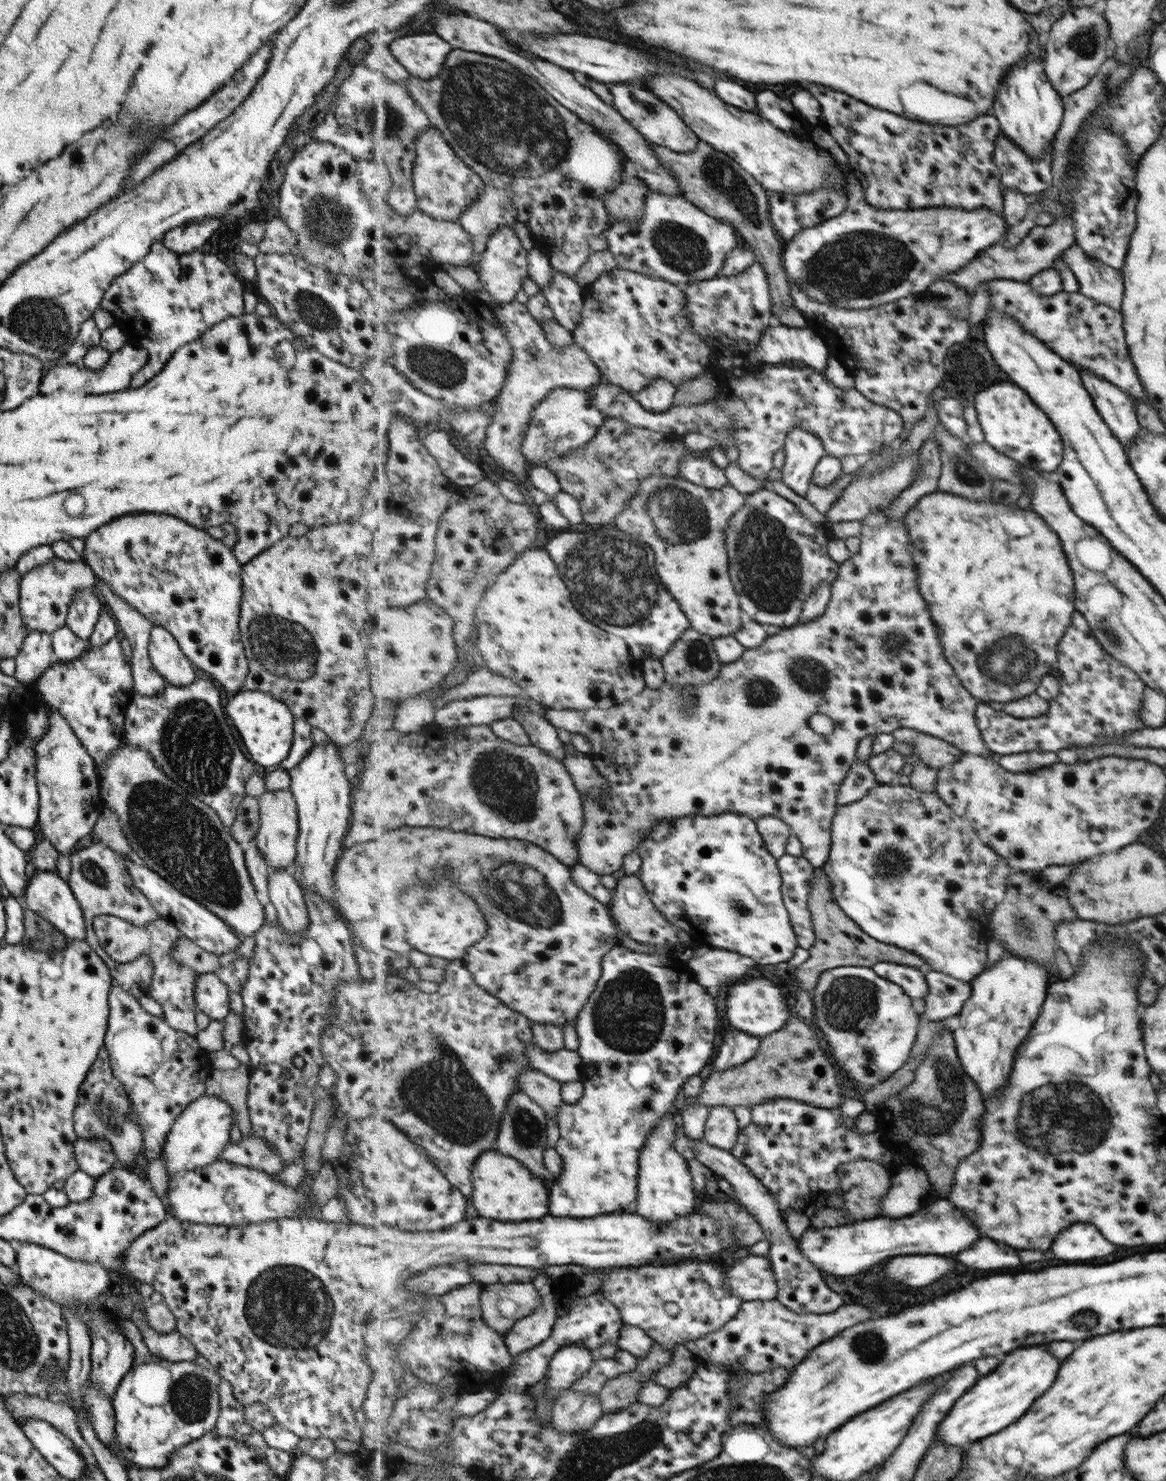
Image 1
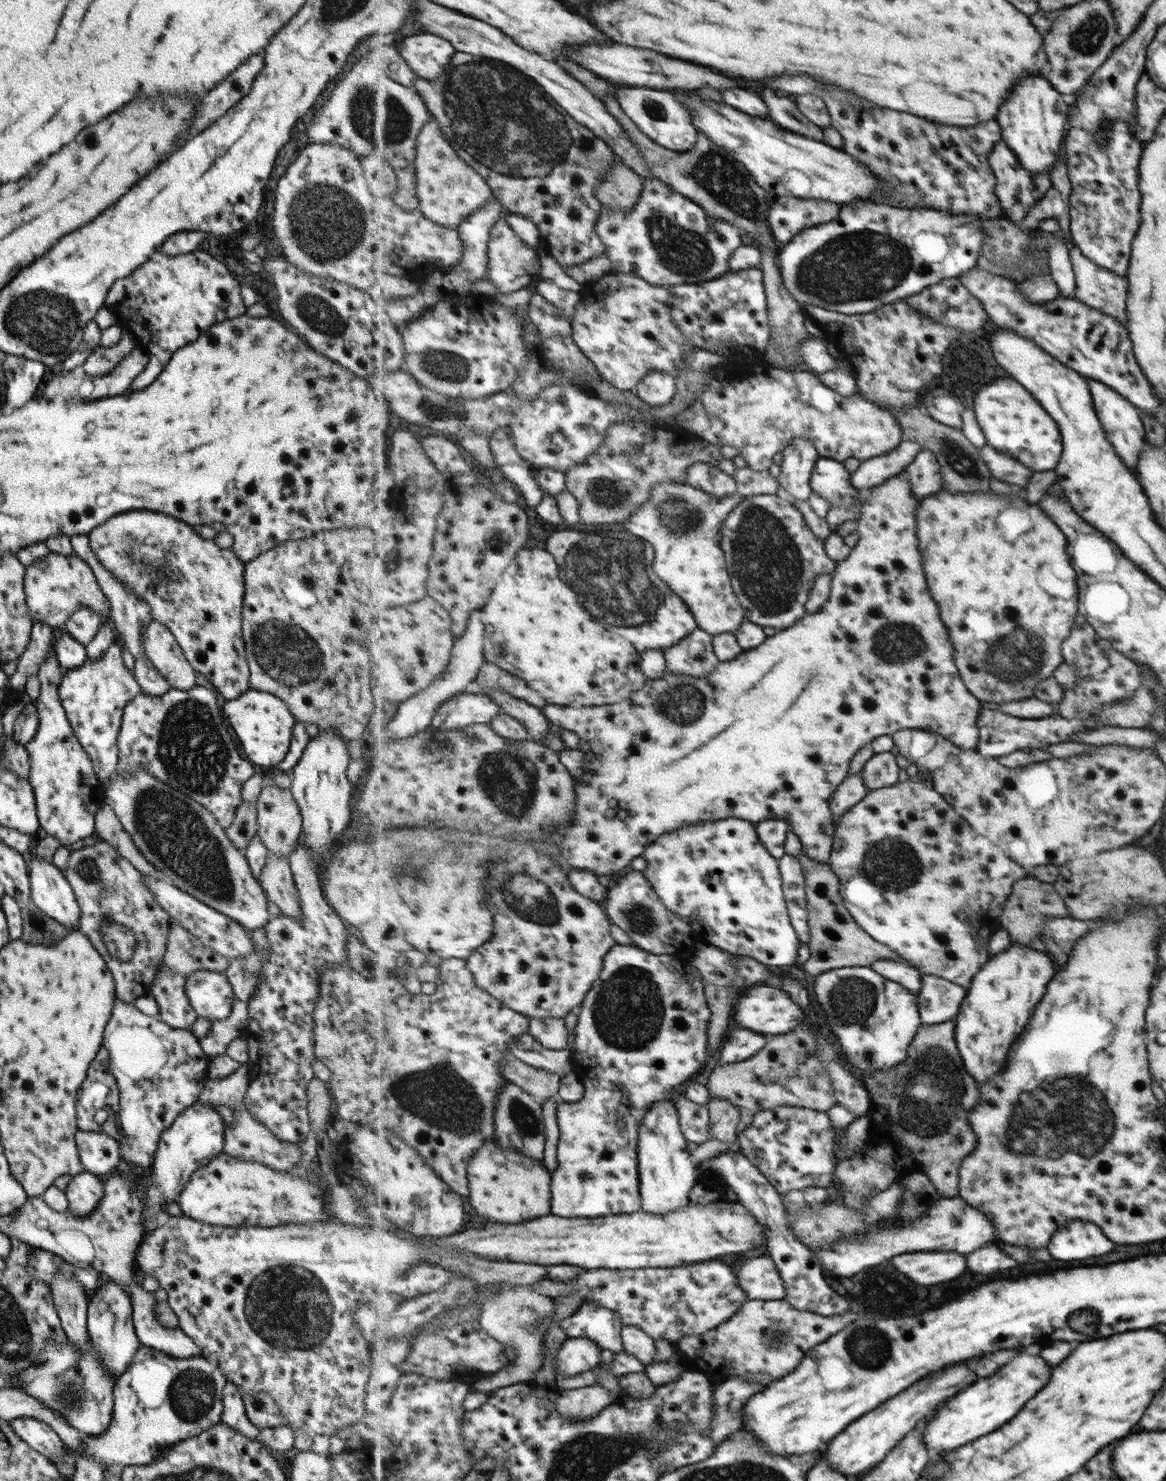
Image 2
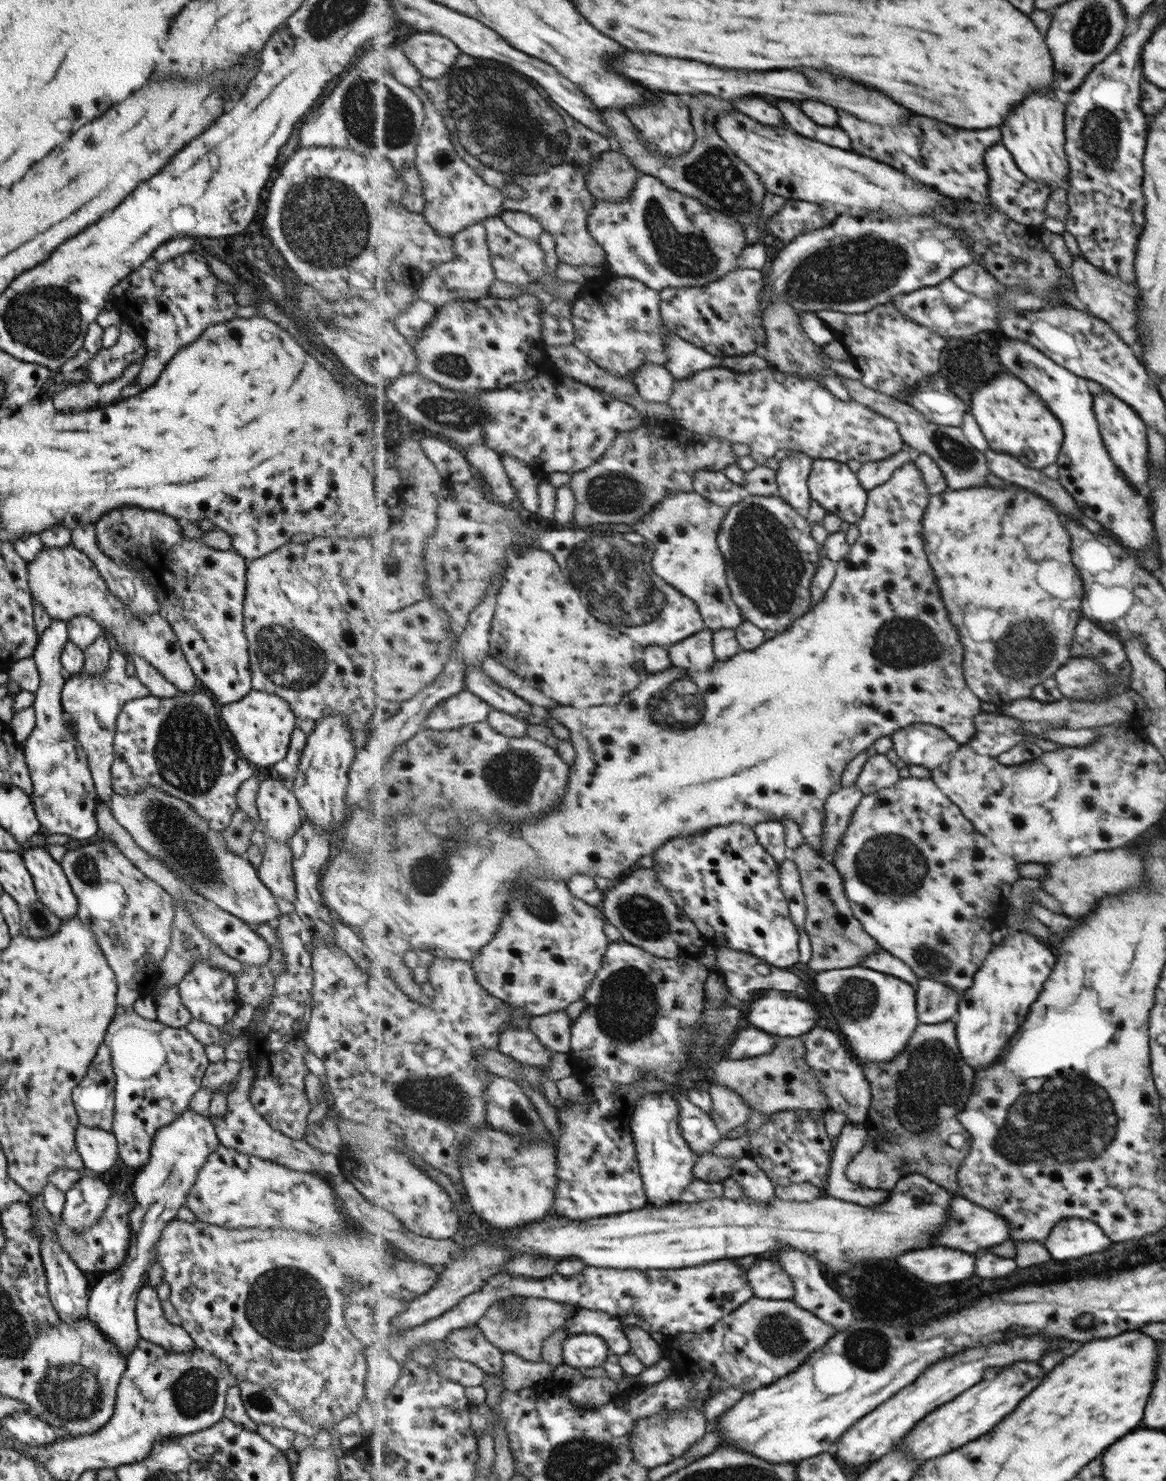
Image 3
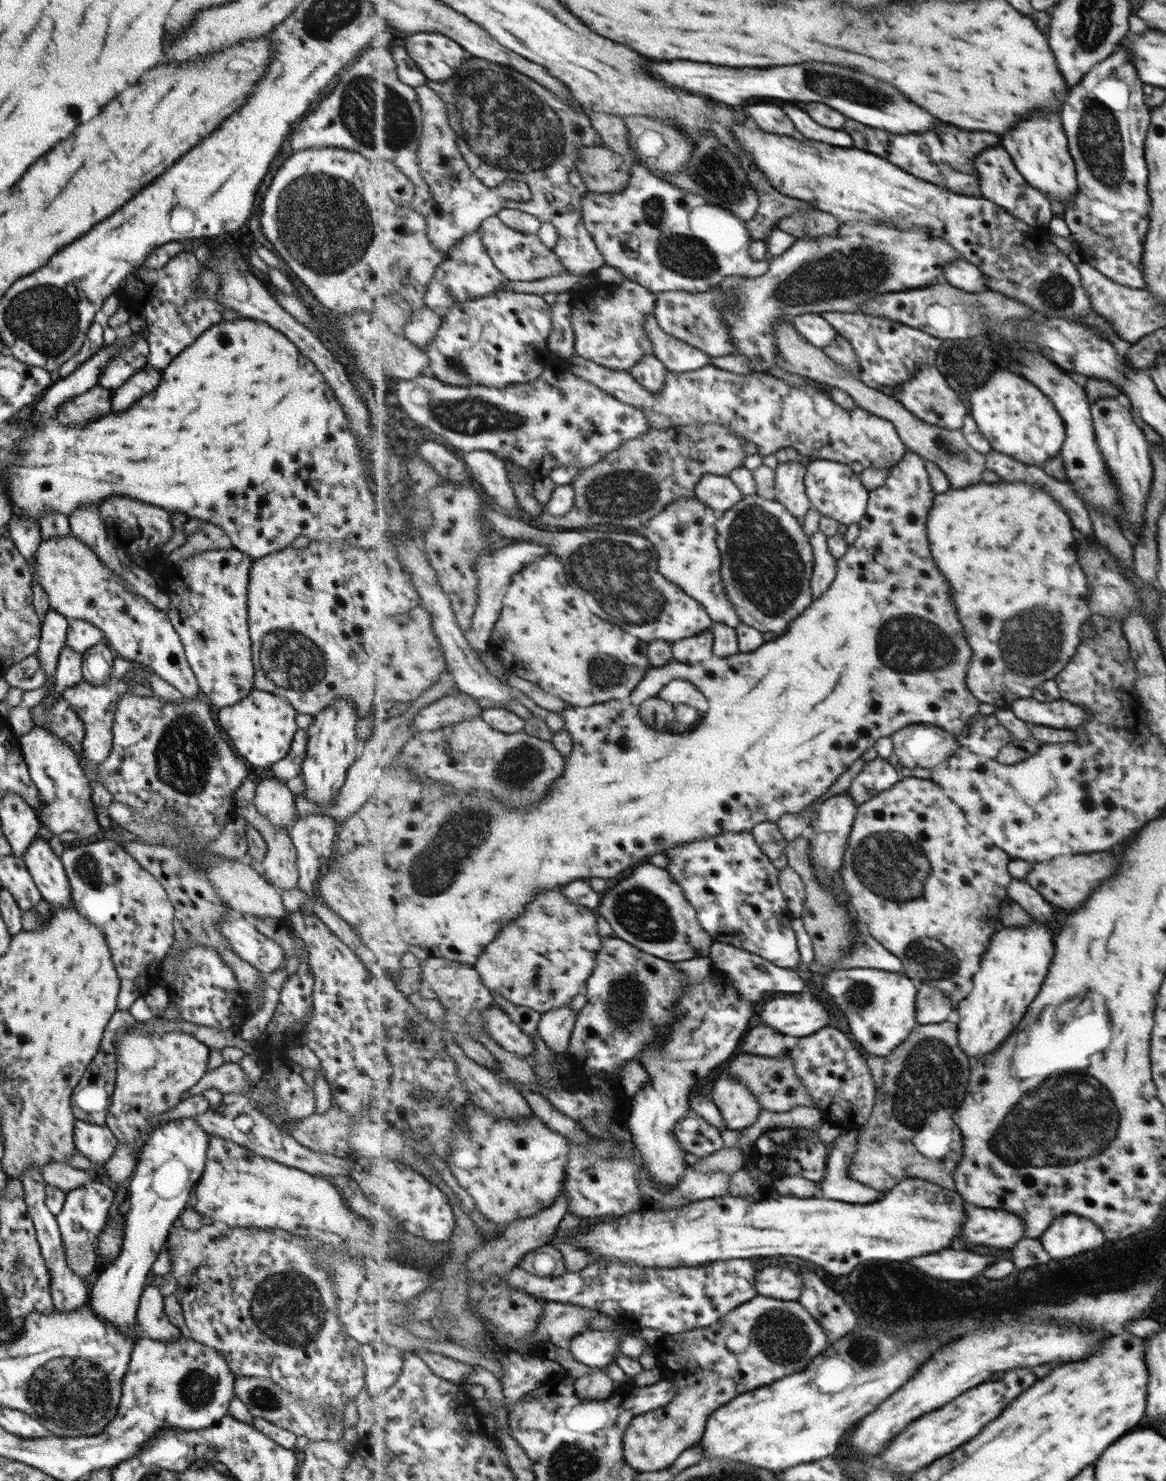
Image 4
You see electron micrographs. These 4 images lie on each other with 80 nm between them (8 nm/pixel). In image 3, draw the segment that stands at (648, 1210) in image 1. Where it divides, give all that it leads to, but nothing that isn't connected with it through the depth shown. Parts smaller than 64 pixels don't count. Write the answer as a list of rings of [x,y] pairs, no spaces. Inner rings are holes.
[[[671,1091],[645,1093],[637,1102],[637,1109],[634,1110],[633,1122],[630,1126],[634,1134],[649,1206],[662,1207],[681,1202],[683,1191],[695,1177],[694,1168],[698,1156],[682,1135],[679,1126],[681,1118],[682,1106]]]

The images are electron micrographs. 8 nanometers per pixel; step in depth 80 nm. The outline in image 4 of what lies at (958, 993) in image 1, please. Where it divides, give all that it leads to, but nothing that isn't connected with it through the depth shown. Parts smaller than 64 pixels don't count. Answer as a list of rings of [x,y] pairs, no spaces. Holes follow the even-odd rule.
[[[919,983],[917,1007],[918,1024],[938,1025],[956,1016],[954,1002],[933,983]]]

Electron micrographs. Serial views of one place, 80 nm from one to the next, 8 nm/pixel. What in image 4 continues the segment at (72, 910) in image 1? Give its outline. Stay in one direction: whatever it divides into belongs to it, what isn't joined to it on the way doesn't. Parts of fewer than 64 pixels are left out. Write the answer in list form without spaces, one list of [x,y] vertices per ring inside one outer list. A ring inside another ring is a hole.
[[[35,838],[21,856],[41,900],[54,908],[72,908],[68,878],[46,840]]]

